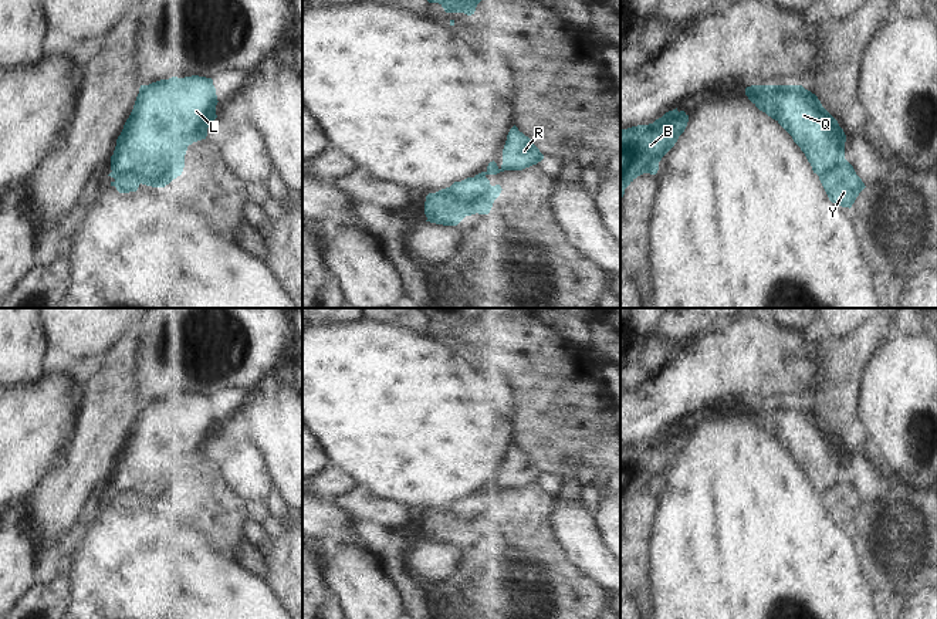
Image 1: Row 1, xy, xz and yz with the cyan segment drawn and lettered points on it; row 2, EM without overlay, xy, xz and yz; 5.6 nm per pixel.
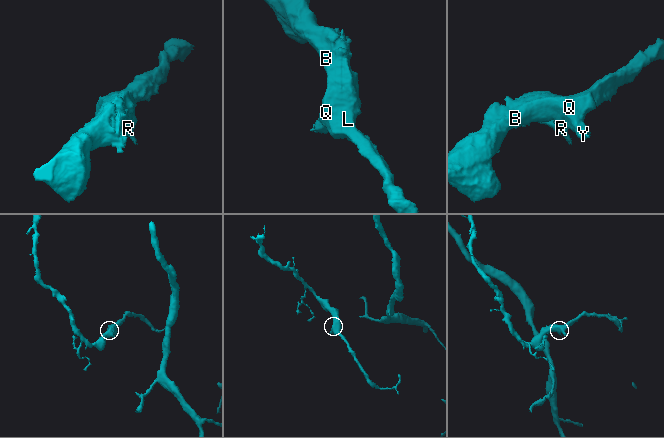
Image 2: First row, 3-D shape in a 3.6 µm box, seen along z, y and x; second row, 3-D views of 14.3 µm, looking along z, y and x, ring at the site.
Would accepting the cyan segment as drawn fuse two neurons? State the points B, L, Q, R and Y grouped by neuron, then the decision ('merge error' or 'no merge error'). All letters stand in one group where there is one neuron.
B L Q R / Y; merge error

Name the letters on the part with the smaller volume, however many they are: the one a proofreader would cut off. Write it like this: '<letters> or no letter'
Y

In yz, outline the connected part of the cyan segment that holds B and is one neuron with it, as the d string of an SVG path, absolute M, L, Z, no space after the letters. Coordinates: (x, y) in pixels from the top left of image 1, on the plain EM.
M669 429L649 443L620 447L620 517L625 507L640 493L656 493L659 480L684 450L689 433Z

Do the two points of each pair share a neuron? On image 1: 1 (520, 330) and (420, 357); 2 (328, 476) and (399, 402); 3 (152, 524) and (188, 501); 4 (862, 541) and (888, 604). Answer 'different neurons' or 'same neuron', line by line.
1: different neurons
2: different neurons
3: different neurons
4: same neuron

